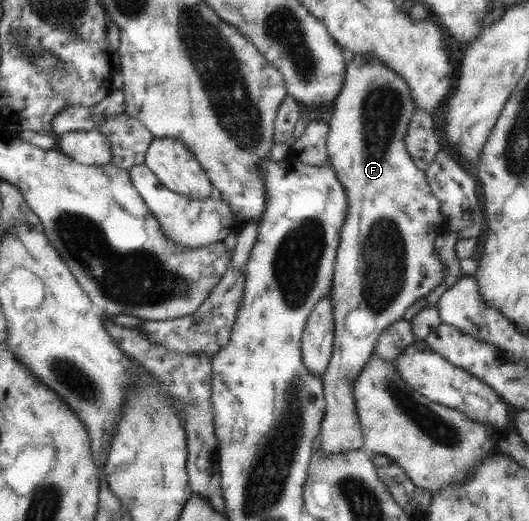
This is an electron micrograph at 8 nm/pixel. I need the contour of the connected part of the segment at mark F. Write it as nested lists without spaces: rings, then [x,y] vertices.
[[[356,53],[349,55],[347,68],[345,71],[345,80],[342,84],[340,93],[334,101],[334,114],[331,114],[331,119],[328,125],[327,134],[327,155],[329,161],[334,168],[334,172],[338,174],[338,181],[342,182],[342,186],[347,191],[347,214],[344,220],[343,228],[340,234],[340,245],[335,257],[333,280],[331,283],[331,304],[333,305],[334,316],[334,337],[332,355],[327,367],[327,370],[321,375],[322,384],[324,384],[324,399],[326,400],[326,413],[321,423],[321,430],[318,437],[318,445],[325,456],[345,451],[360,450],[363,447],[363,433],[361,430],[360,420],[357,414],[357,406],[353,398],[354,380],[366,365],[366,362],[374,353],[374,348],[378,337],[384,329],[392,325],[395,321],[401,319],[406,313],[406,309],[421,297],[429,294],[436,286],[439,286],[445,278],[445,263],[439,259],[436,254],[436,236],[446,230],[447,220],[441,214],[439,199],[431,193],[430,183],[426,180],[424,170],[418,169],[412,158],[407,153],[404,139],[408,130],[408,124],[416,109],[415,101],[412,99],[408,84],[394,70],[386,67],[382,61],[374,57],[371,53]]]

